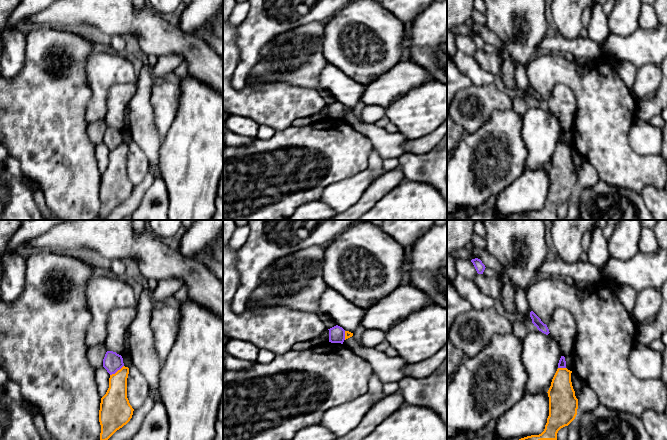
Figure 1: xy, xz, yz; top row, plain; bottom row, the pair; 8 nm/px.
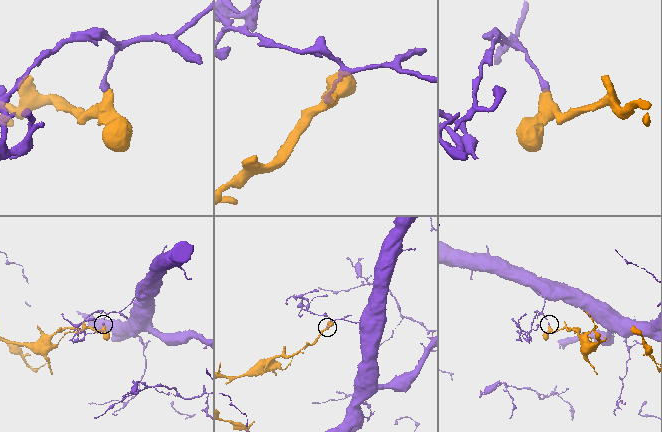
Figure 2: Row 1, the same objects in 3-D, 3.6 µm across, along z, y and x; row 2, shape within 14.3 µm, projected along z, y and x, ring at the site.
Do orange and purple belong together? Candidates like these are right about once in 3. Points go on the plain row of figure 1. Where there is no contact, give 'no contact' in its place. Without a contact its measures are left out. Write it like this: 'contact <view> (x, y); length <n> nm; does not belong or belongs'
contact xy (117, 147); length 140 nm; does not belong

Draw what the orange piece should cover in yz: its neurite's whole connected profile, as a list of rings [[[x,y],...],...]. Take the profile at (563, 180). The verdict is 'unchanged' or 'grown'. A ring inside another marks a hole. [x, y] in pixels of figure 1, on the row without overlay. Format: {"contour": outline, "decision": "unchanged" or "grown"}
{"contour": [[[558,144],[548,166],[549,192],[544,207],[539,211],[531,211],[519,215],[518,220],[558,220],[558,207],[568,202],[576,193],[578,175],[571,158],[572,147]]], "decision": "grown"}

